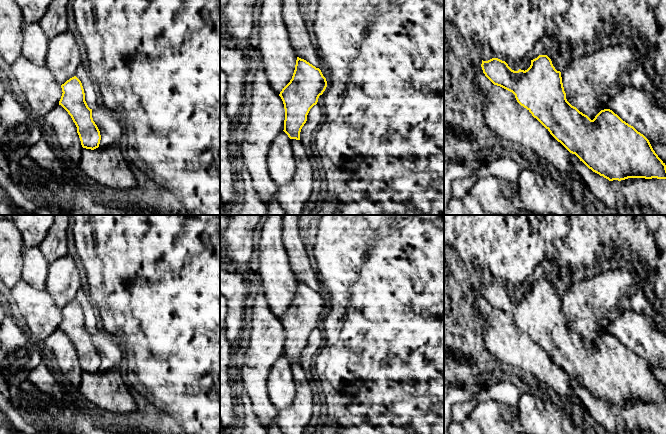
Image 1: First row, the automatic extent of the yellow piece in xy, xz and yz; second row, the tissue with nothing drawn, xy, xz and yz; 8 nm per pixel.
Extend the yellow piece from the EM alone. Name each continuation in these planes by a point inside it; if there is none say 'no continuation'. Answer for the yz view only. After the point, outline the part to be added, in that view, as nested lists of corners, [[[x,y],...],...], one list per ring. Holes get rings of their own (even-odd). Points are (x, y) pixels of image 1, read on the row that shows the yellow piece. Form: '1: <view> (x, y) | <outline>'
no continuation

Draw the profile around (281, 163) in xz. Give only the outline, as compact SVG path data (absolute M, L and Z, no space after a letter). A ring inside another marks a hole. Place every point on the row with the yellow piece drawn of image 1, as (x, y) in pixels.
M282 131L269 148L268 170L277 186L288 184L294 177L296 162L290 141L288 135Z

